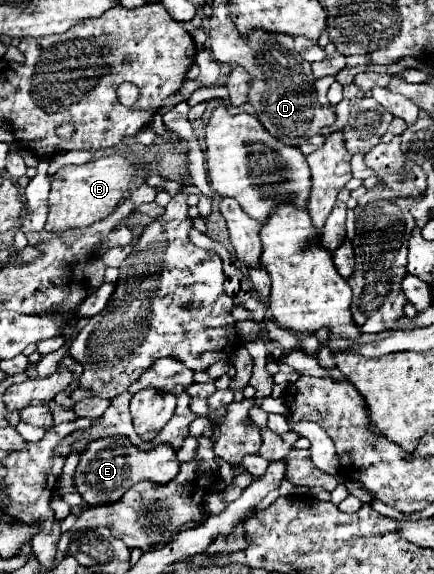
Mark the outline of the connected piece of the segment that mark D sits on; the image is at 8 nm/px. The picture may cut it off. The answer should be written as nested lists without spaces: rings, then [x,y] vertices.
[[[211,18],[209,40],[213,58],[217,62],[241,66],[253,76],[253,84],[249,88],[249,104],[255,108],[255,114],[267,132],[277,140],[299,146],[301,140],[311,138],[319,132],[319,128],[335,122],[331,108],[317,102],[317,78],[311,72],[311,64],[295,52],[291,36],[279,36],[261,30],[255,30],[249,36],[241,36],[231,18]]]

